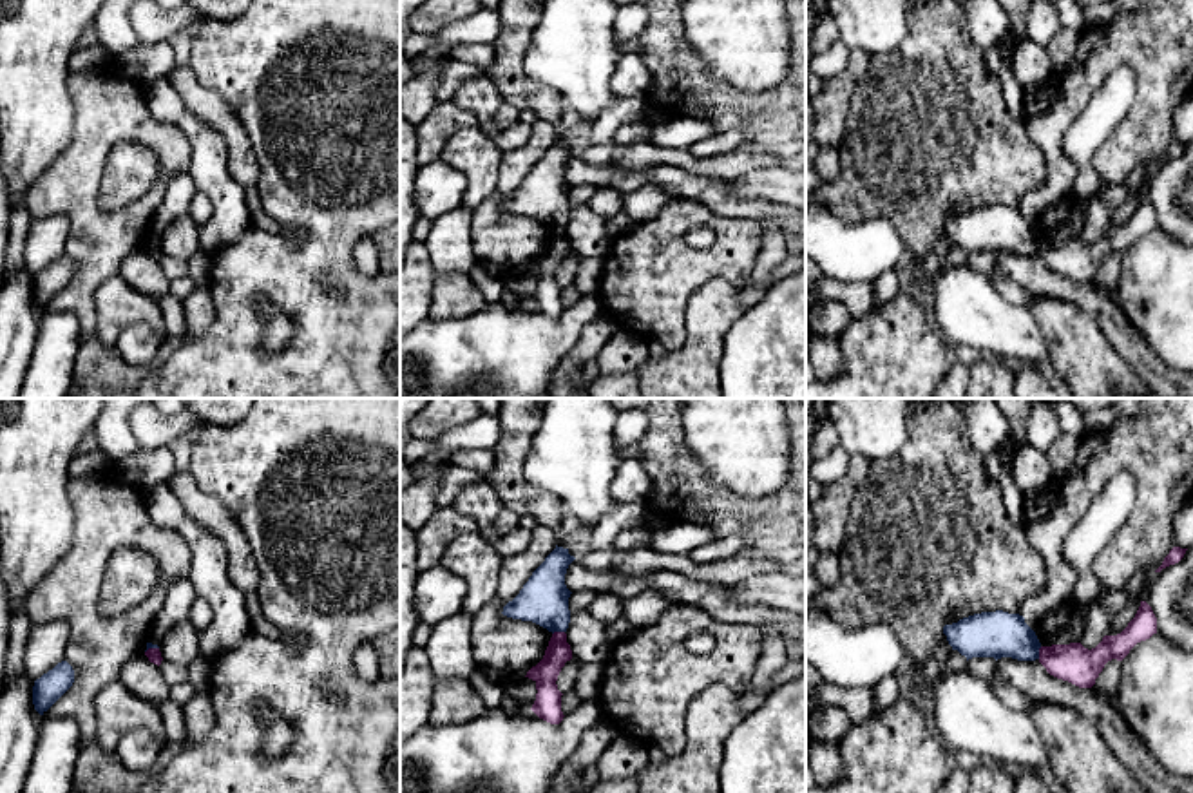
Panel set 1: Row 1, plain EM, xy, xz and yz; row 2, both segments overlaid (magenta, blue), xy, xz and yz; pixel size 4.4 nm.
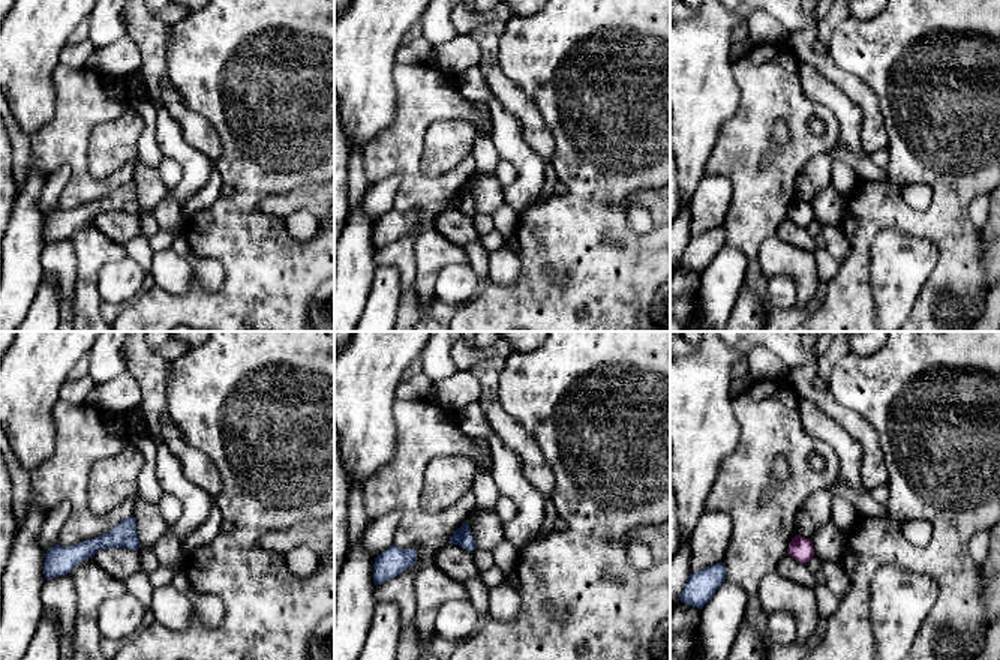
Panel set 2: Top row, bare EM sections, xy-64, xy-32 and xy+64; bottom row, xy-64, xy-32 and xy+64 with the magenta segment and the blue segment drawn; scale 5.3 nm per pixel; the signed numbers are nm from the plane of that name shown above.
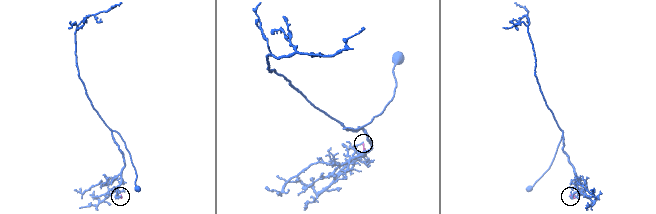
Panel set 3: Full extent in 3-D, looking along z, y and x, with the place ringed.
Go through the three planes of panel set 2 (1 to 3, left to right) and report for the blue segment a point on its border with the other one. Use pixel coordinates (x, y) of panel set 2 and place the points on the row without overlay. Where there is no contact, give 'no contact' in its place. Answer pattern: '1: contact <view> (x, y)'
1: no contact
2: no contact
3: no contact

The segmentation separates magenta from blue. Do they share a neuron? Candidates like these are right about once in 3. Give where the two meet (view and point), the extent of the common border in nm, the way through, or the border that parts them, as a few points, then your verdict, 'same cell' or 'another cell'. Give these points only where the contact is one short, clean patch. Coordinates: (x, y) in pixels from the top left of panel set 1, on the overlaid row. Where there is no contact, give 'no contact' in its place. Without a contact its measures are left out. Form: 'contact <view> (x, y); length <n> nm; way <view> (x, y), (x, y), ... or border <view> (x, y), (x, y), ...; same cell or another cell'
contact xz (558, 632); length 60 nm; border xz (563, 630), (553, 634); another cell

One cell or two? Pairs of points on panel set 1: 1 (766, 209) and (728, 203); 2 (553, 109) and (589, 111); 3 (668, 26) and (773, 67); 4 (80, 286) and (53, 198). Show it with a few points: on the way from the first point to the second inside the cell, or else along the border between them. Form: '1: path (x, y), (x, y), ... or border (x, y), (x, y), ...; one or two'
1: path (757, 209), (737, 207); one
2: border (531, 78), (551, 85), (565, 104); two
3: border (681, 19), (685, 37), (705, 69); two
4: path (85, 263), (85, 223), (76, 214); one

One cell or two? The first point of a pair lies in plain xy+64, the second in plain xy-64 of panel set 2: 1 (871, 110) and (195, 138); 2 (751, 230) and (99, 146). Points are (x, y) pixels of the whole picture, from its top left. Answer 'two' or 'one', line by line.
1: one
2: two

